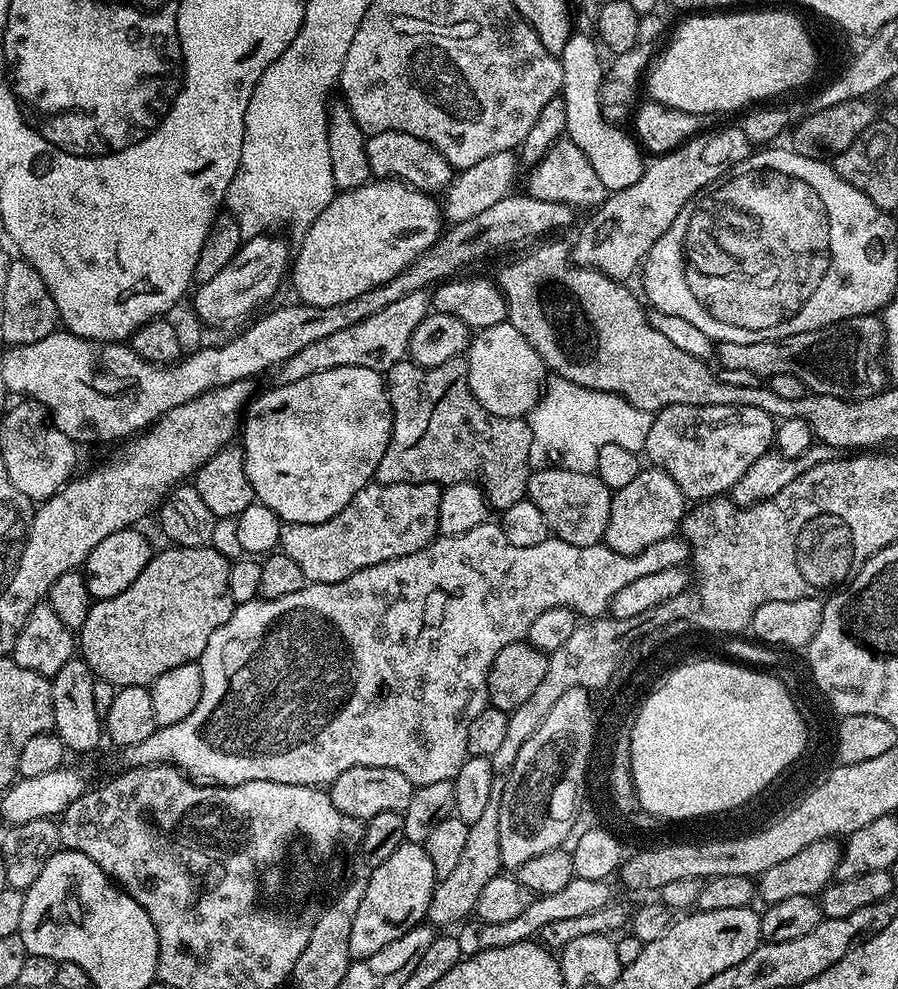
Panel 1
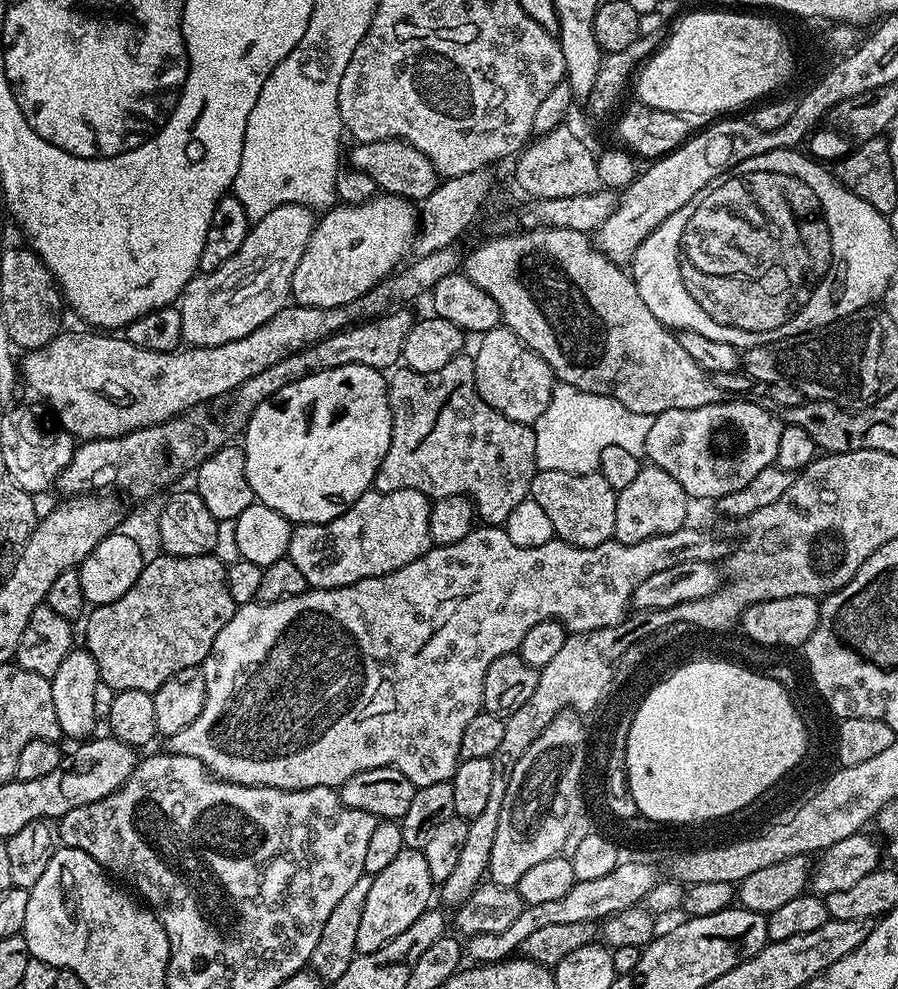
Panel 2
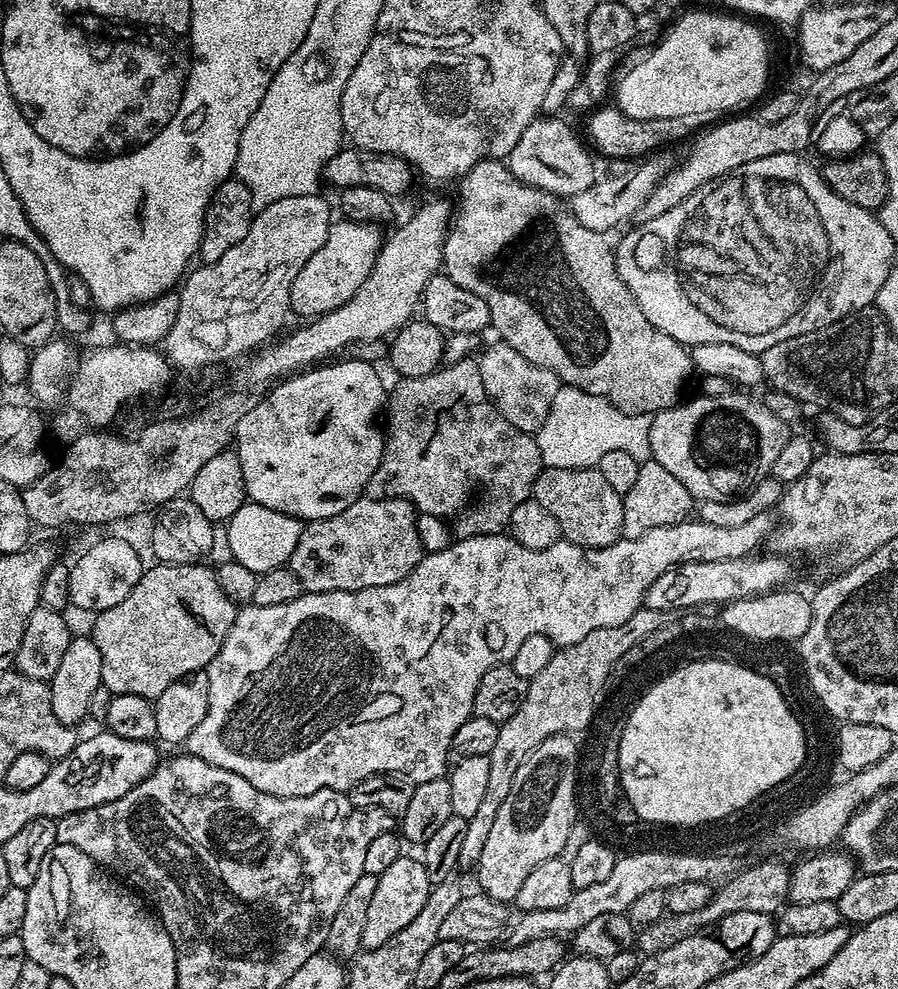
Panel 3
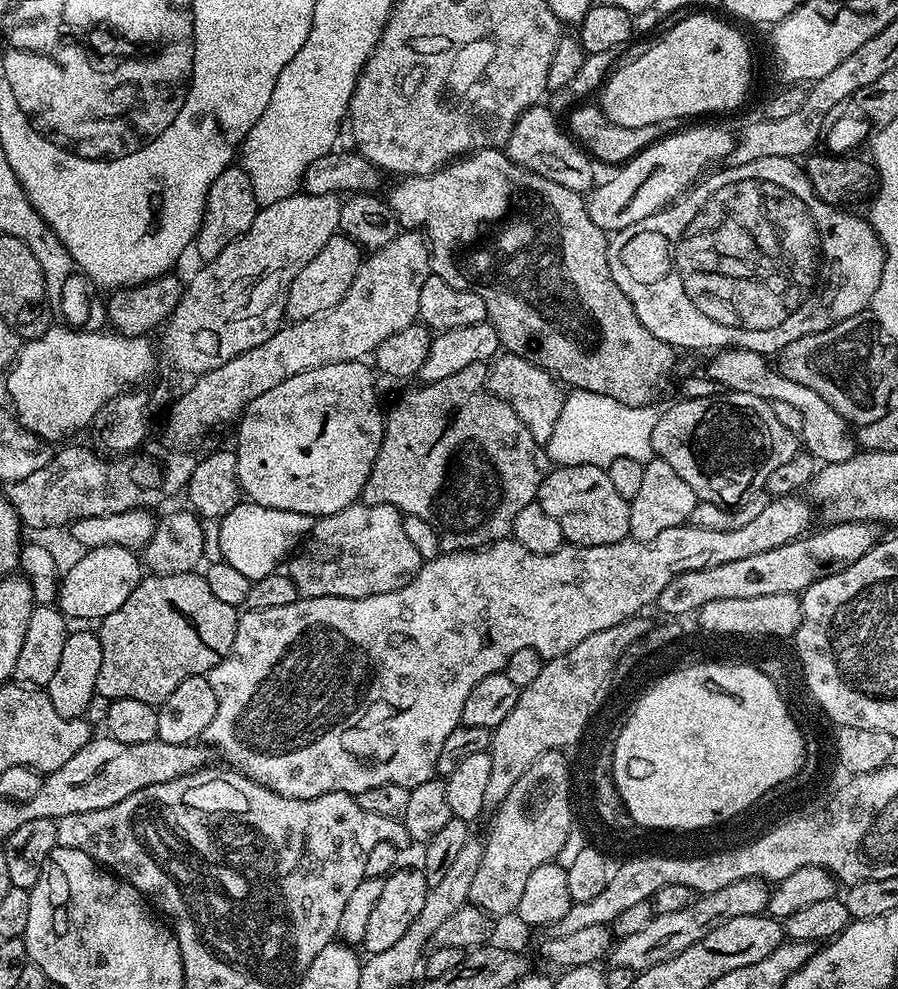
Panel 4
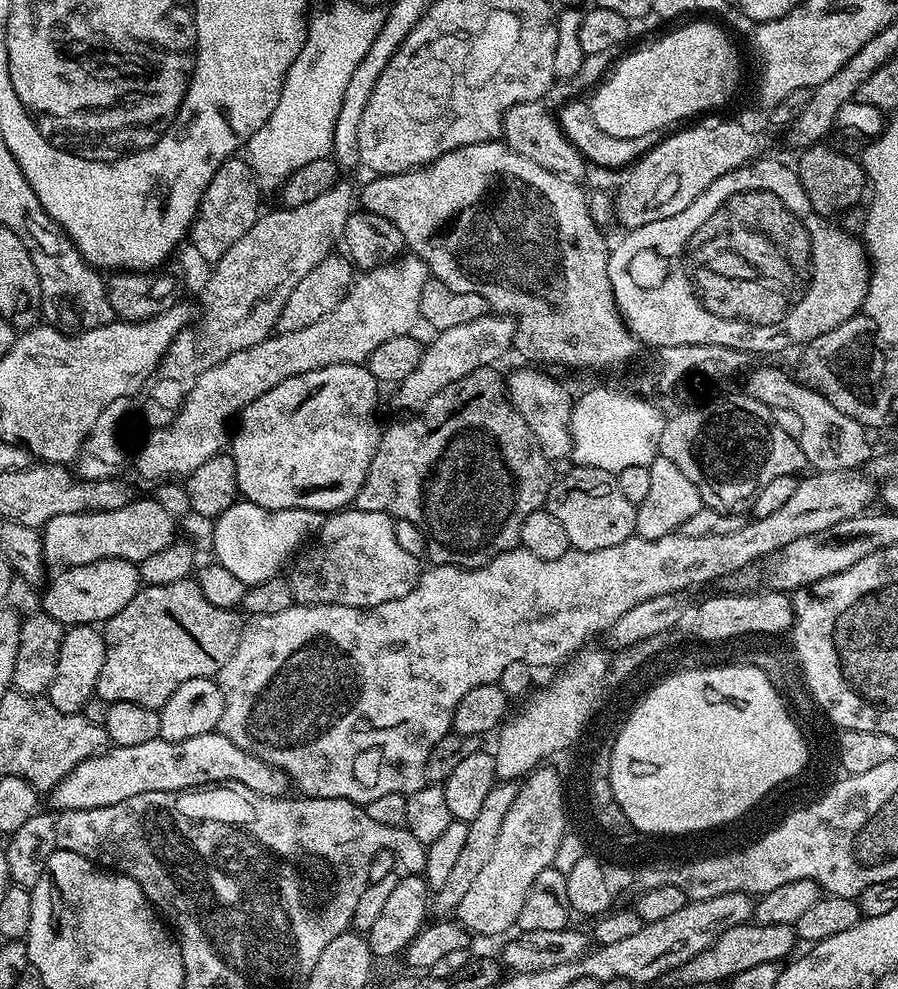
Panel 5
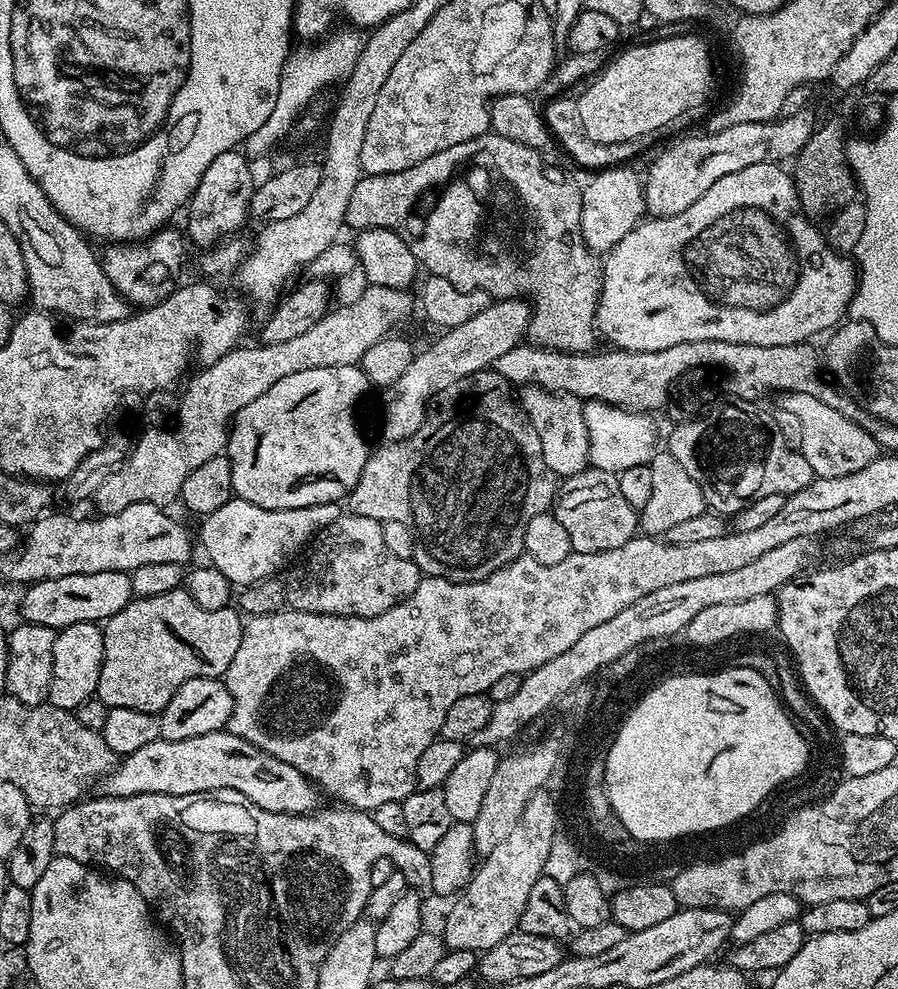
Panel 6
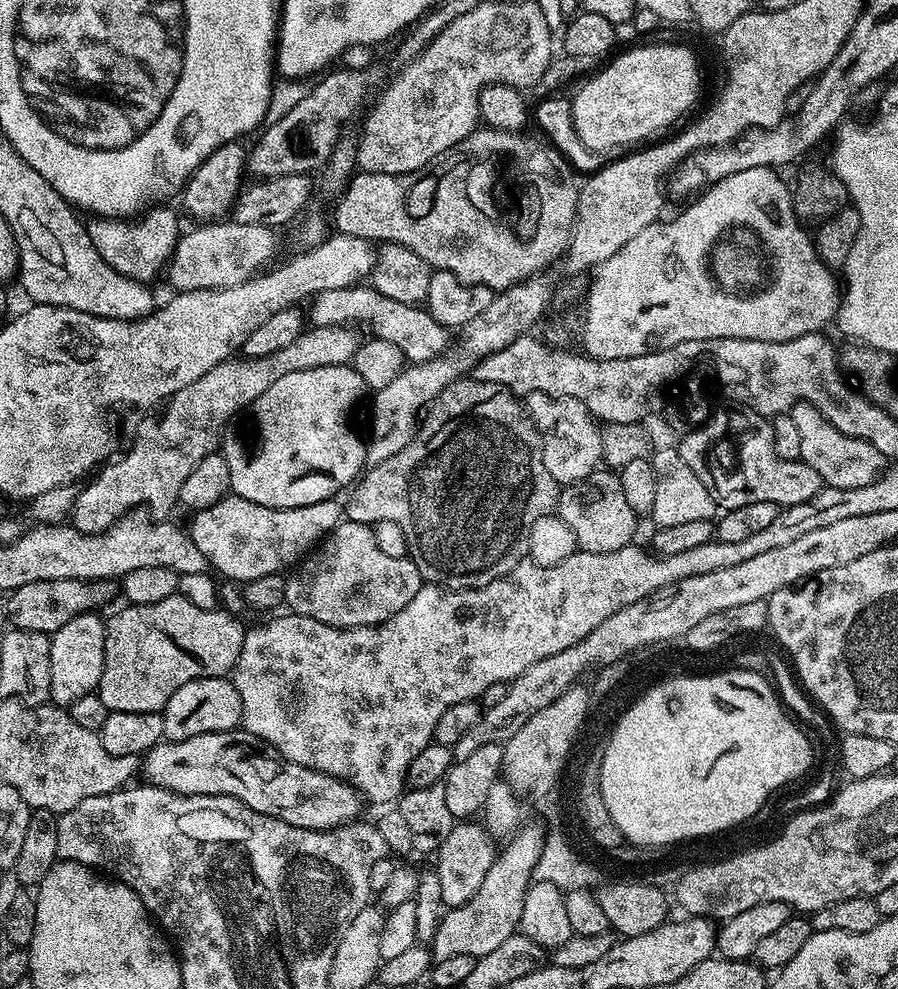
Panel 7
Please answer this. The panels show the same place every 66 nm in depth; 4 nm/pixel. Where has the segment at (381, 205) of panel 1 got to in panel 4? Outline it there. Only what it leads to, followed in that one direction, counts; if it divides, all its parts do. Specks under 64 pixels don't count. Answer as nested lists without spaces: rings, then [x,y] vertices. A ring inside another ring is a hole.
[[[337,234],[332,236],[326,246],[318,251],[316,257],[303,266],[301,273],[290,283],[289,296],[286,298],[285,317],[289,321],[314,318],[326,310],[336,308],[338,302],[350,290],[350,282],[358,274],[362,263],[362,248],[350,237]]]

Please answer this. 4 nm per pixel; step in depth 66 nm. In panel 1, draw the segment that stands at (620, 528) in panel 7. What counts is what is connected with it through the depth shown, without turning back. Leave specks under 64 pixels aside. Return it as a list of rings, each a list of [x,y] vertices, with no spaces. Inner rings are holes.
[[[540,466],[533,471],[528,479],[527,499],[542,510],[542,518],[546,518],[549,533],[562,542],[570,542],[574,546],[594,546],[603,541],[606,534],[606,522],[610,522],[610,502],[613,489],[603,484],[595,474],[590,472],[575,472],[559,466]]]

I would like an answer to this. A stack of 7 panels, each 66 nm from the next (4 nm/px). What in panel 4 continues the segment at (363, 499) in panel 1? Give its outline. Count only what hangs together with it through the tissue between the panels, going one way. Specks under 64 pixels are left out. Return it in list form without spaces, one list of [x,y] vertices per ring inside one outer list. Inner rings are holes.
[[[363,502],[346,506],[329,516],[319,517],[313,523],[302,547],[286,564],[286,574],[294,582],[297,593],[304,598],[366,598],[406,586],[418,574],[422,561],[418,550],[414,550],[406,535],[404,518],[404,513],[394,506],[374,506]]]

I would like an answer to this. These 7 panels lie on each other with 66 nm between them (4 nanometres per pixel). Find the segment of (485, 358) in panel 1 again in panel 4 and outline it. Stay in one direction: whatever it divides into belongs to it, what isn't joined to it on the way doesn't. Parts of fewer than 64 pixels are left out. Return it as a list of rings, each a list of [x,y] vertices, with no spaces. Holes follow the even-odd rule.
[[[500,354],[491,361],[488,384],[493,394],[507,402],[514,414],[522,418],[522,422],[532,431],[538,443],[547,445],[550,434],[554,434],[554,422],[558,422],[558,414],[564,405],[561,385],[556,377],[545,368],[534,366],[534,362],[526,362],[526,358]]]

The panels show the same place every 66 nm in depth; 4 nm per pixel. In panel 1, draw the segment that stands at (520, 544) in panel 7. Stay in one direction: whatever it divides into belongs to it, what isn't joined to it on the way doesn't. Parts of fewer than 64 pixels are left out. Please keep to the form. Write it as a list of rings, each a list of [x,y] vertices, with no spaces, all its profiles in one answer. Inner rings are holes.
[[[464,356],[433,368],[423,368],[405,358],[387,372],[386,387],[392,404],[392,437],[382,462],[378,462],[375,483],[476,484],[497,510],[527,497],[528,479],[534,471],[532,425],[524,418],[495,416],[480,405],[468,385]]]

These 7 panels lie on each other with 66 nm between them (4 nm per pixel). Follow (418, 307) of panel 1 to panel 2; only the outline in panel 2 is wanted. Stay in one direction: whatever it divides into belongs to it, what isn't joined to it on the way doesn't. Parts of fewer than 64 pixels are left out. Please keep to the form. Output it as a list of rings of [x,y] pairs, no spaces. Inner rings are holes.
[[[400,306],[369,322],[330,334],[308,348],[282,358],[282,362],[274,362],[274,366],[262,370],[262,374],[254,374],[254,378],[242,382],[227,396],[219,396],[187,408],[172,420],[110,439],[79,443],[69,465],[56,480],[55,487],[64,493],[62,495],[71,498],[110,490],[115,485],[124,488],[125,494],[136,500],[148,500],[163,488],[171,489],[171,484],[183,472],[191,473],[219,448],[233,443],[248,425],[250,414],[254,414],[254,410],[266,402],[266,398],[278,394],[282,386],[290,386],[290,382],[298,382],[298,378],[306,378],[322,370],[334,370],[338,366],[361,364],[381,370],[395,369],[401,363],[406,334],[410,334],[414,323],[414,316],[408,310]]]

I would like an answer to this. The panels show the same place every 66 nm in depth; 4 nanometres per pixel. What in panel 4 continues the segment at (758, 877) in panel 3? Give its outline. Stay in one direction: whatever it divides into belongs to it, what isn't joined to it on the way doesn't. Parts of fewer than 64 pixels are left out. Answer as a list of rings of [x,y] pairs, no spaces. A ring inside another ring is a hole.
[[[739,880],[730,882],[730,886],[722,886],[722,890],[697,895],[692,904],[682,910],[670,914],[656,912],[643,930],[619,937],[613,943],[610,953],[611,967],[626,966],[636,972],[650,970],[650,966],[658,966],[658,962],[666,962],[682,954],[686,946],[694,946],[694,942],[706,938],[710,930],[722,926],[722,922],[730,922],[730,918],[746,918],[767,913],[769,893],[769,885],[763,880]]]

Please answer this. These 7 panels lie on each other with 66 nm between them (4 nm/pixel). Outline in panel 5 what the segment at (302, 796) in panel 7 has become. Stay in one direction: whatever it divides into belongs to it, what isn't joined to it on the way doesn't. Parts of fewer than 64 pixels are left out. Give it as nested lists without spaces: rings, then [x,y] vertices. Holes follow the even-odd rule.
[[[217,730],[198,734],[198,738],[182,738],[182,742],[159,739],[141,742],[138,746],[109,747],[74,766],[74,770],[52,789],[50,799],[51,807],[60,812],[94,810],[98,806],[126,802],[126,798],[135,798],[137,794],[186,792],[205,786],[224,786],[229,782],[246,786],[263,796],[284,796],[290,788],[288,775],[281,768],[262,762],[262,758],[242,750],[242,746],[234,746],[230,738]]]

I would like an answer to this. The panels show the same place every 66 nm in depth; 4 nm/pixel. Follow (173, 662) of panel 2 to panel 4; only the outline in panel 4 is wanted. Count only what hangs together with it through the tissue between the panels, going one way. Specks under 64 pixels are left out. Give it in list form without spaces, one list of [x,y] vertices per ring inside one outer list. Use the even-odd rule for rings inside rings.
[[[199,571],[182,574],[166,574],[158,576],[148,574],[140,584],[114,610],[114,614],[105,616],[98,624],[98,635],[102,642],[102,670],[96,683],[97,693],[108,701],[118,698],[138,698],[138,702],[146,702],[159,706],[182,682],[191,676],[207,676],[224,655],[234,646],[234,634],[238,630],[238,609],[226,606],[221,602],[210,586],[206,586],[206,578]]]

